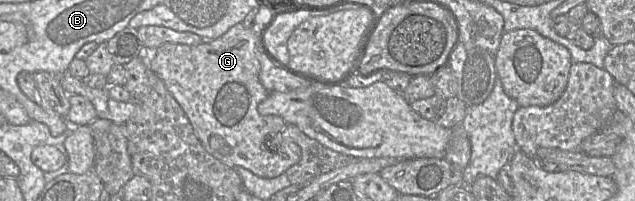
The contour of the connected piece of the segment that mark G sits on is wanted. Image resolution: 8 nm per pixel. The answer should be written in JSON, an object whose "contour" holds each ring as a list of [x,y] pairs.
{"contour":[[[243,23],[234,25],[215,40],[196,46],[164,43],[156,50],[151,50],[147,63],[184,110],[204,149],[219,161],[231,167],[244,167],[259,177],[275,178],[301,159],[301,148],[291,138],[282,138],[273,150],[268,147],[267,140],[272,136],[282,135],[281,131],[287,123],[278,115],[263,116],[258,112],[258,105],[268,97],[269,92],[259,79],[260,61],[256,34],[245,28]]]}

